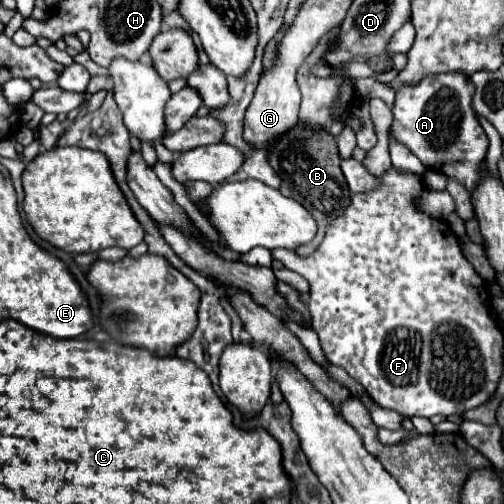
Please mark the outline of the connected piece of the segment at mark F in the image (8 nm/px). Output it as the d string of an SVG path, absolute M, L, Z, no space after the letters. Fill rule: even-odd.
M391 169L385 177L381 177L381 185L377 189L351 197L349 209L345 209L345 213L341 217L337 217L327 227L325 239L309 257L299 257L295 251L271 251L271 253L273 253L273 259L279 259L287 269L303 275L309 281L311 297L309 297L307 305L309 305L309 311L313 317L311 325L319 335L321 349L323 349L325 357L329 359L329 363L343 367L357 383L361 383L365 387L365 391L371 395L371 399L377 405L393 409L407 417L461 415L467 409L483 405L495 393L495 389L501 381L501 375L503 375L503 331L499 331L499 327L491 319L491 309L489 309L491 297L487 293L485 281L481 277L477 277L471 263L463 257L455 233L449 229L449 225L445 221L433 219L415 207L415 199L419 197L421 189L423 189L423 179L419 175L415 175L415 173L401 175L395 169Z

